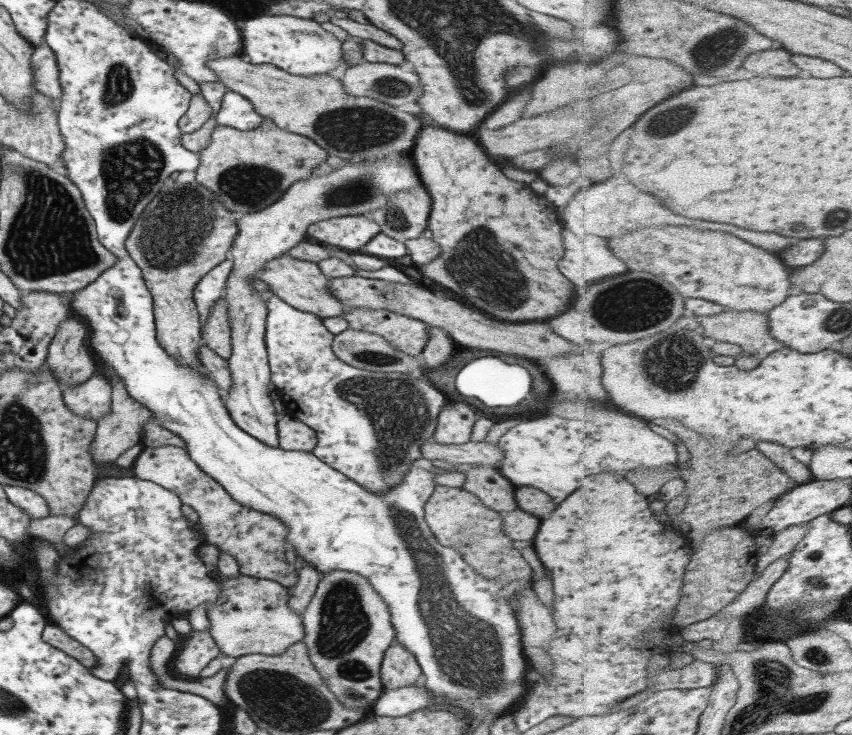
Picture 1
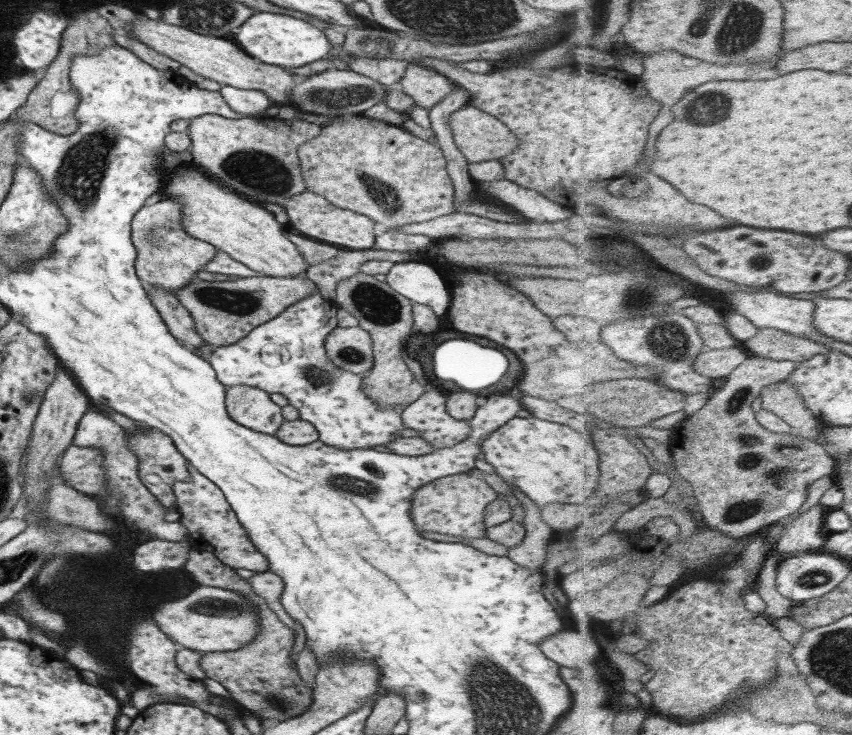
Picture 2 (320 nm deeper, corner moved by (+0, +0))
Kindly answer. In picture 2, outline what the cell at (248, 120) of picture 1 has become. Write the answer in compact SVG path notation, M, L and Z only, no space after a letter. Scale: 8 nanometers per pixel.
M223 85L219 90L226 105L242 117L259 116L271 101L260 90L243 90Z

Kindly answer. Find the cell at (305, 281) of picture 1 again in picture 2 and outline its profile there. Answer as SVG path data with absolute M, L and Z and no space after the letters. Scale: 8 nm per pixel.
M180 163L163 178L159 193L180 203L180 225L187 234L197 241L207 242L217 251L247 266L261 276L291 278L302 276L308 268L299 251L275 221L272 213L263 205L252 203L235 191L227 190L219 182L191 163Z

